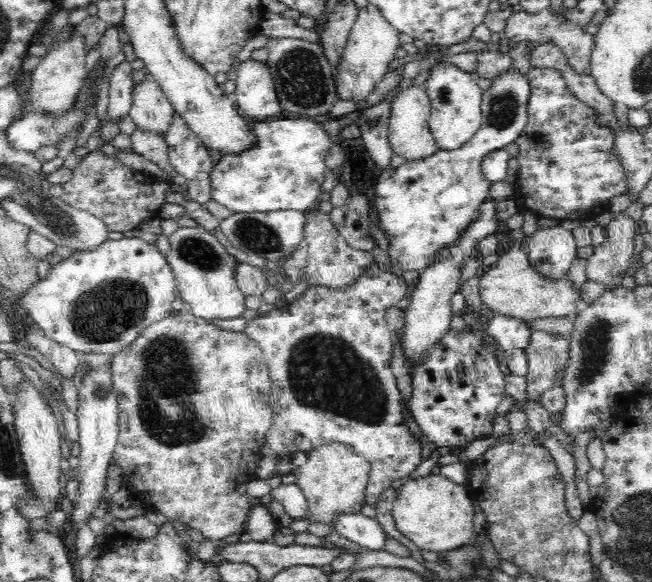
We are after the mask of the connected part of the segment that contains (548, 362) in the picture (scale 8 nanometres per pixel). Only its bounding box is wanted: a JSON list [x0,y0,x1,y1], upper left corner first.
[525,331,568,404]

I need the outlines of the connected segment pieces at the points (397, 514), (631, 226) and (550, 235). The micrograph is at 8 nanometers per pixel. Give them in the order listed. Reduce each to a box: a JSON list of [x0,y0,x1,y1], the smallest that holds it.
[[394,474,475,554],[586,212,636,289],[525,225,577,274]]

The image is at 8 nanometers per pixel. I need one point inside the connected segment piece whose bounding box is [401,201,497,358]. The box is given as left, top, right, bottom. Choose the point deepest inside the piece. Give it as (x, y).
(428, 314)

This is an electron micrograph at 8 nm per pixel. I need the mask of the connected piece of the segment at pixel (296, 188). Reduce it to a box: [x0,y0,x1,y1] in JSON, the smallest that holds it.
[212,115,332,213]

